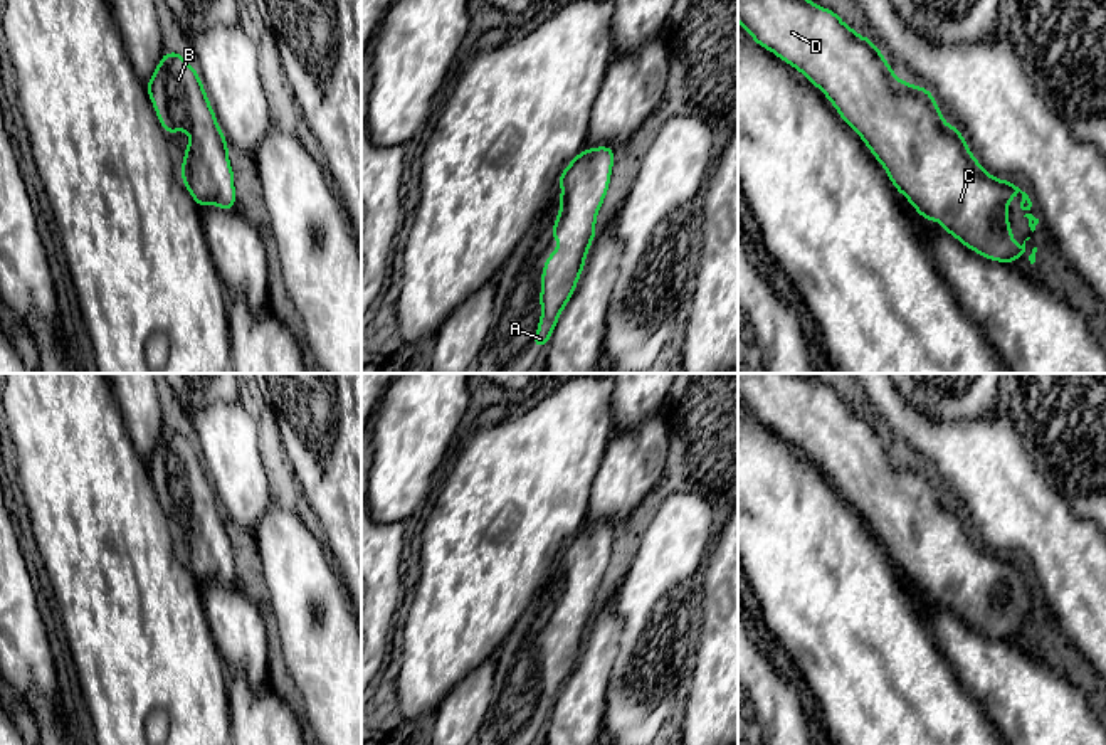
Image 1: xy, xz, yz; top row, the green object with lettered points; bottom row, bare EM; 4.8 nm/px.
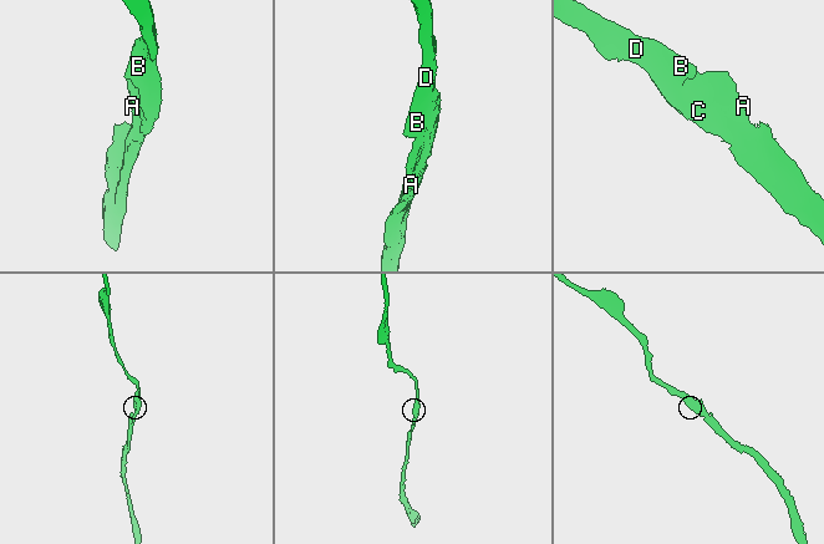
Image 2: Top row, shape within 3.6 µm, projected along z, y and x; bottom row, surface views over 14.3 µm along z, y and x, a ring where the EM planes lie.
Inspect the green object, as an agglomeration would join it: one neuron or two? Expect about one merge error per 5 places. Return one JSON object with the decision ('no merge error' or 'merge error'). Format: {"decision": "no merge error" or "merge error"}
{"decision": "no merge error"}

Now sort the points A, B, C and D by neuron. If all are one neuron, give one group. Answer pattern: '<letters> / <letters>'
A B C D

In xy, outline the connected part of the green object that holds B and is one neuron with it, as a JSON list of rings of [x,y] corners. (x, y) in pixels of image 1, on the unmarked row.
[[[182,429],[163,431],[153,454],[146,459],[146,466],[165,508],[173,511],[185,506],[190,511],[182,540],[182,555],[197,582],[202,585],[215,580],[224,587],[235,584],[234,548],[227,533],[229,521],[195,444],[182,436]]]

